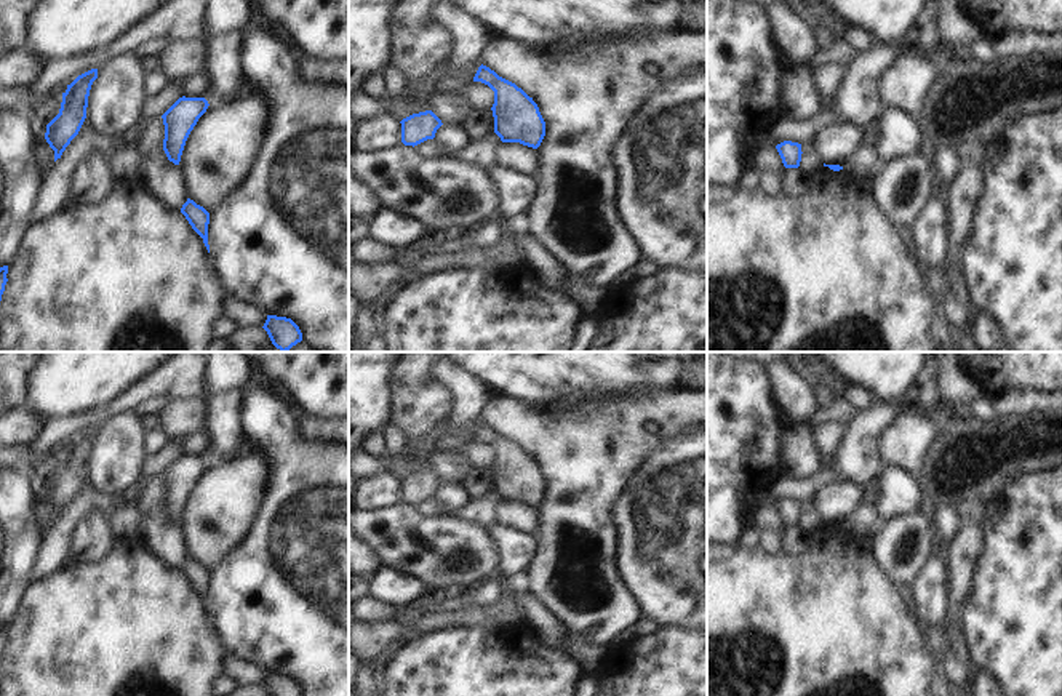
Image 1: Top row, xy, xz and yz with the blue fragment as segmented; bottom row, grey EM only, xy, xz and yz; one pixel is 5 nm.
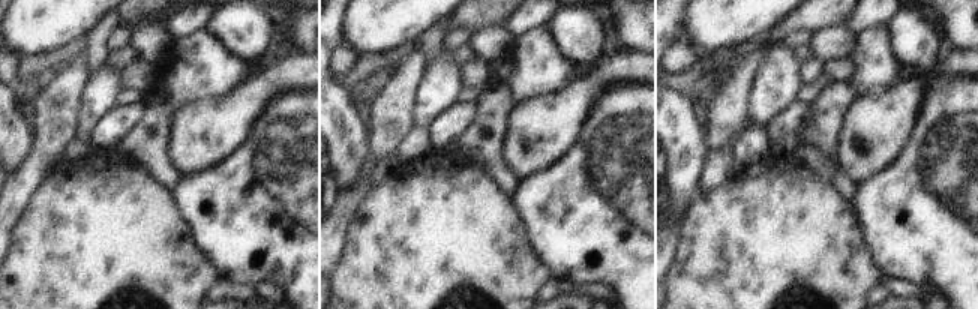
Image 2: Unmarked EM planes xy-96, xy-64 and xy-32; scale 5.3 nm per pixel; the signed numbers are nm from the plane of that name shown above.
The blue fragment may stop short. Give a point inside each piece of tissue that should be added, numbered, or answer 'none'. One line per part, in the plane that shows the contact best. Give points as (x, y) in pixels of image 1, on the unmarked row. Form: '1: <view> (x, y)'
none

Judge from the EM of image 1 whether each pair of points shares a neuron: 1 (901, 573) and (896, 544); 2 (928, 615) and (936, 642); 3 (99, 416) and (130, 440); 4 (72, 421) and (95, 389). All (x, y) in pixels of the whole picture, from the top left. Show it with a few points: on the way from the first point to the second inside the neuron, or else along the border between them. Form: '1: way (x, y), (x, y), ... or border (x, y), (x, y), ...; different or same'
1: way (901, 567), (901, 551); same
2: border (918, 623), (926, 629), (941, 626); different
3: border (111, 415), (98, 428); different
4: border (104, 405), (51, 416), (45, 423); different

